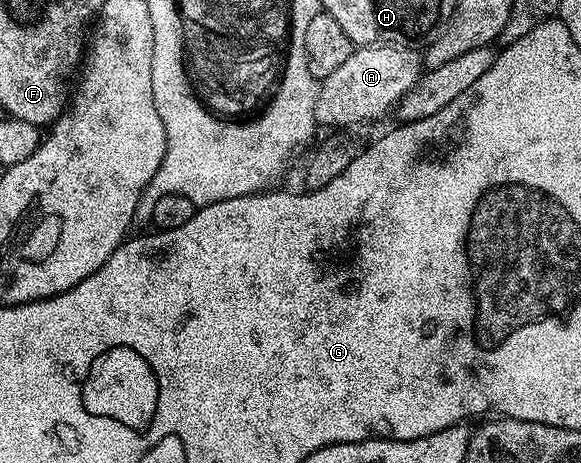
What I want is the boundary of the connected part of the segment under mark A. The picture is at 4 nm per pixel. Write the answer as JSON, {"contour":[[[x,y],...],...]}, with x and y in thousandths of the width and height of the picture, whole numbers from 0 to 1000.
{"contour":[[[637,95],[614,102],[559,173],[549,175],[544,201],[544,246],[552,270],[573,268],[578,281],[597,279],[597,268],[620,268],[625,259],[654,259],[673,244],[695,205],[723,175],[726,121],[714,102],[694,95]]]}

